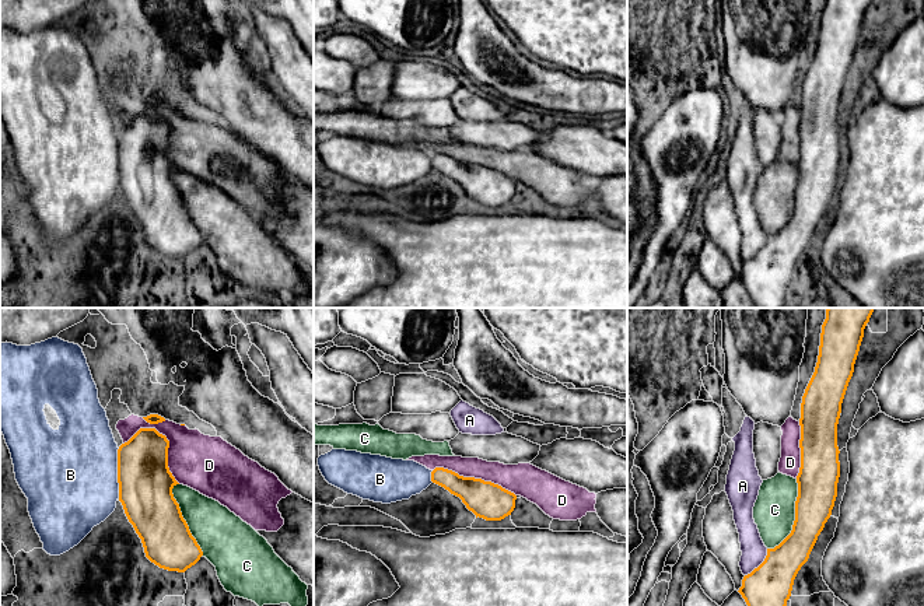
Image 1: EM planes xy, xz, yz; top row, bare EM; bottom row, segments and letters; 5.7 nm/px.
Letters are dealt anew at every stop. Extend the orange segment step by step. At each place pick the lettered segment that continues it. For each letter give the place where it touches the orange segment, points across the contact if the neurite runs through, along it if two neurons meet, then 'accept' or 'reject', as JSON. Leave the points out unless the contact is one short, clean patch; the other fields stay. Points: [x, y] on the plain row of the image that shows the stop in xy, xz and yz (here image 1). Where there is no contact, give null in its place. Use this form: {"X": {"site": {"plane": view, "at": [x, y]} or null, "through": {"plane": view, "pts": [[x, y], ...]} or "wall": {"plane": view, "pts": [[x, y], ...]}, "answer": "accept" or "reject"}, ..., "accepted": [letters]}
{"A": {"site": {"plane": "yz", "at": [760, 251]}, "answer": "reject"}, "B": {"site": {"plane": "xy", "at": [118, 160]}, "answer": "reject"}, "C": {"site": {"plane": "yz", "at": [795, 203]}, "answer": "reject"}, "D": {"site": {"plane": "xy", "at": [167, 126]}, "answer": "reject"}, "accepted": []}

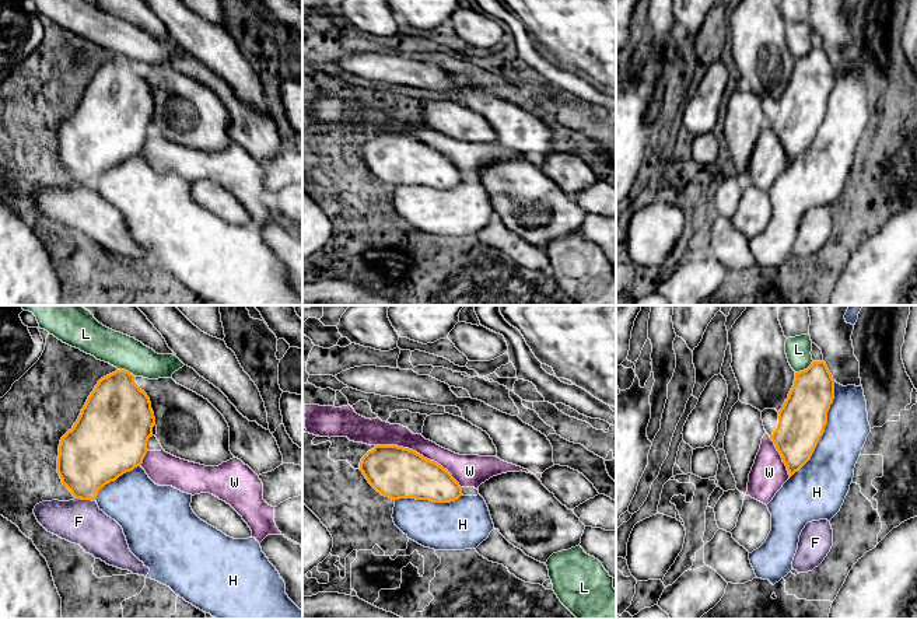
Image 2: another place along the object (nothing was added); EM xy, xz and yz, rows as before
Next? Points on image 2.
{"F": {"site": {"plane": "xy", "at": [86, 185]}, "answer": "reject"}, "H": {"site": {"plane": "yz", "at": [823, 116]}, "answer": "reject"}, "L": {"site": {"plane": "yz", "at": [804, 56]}, "answer": "reject"}, "W": {"site": {"plane": "xz", "at": [419, 140]}, "answer": "reject"}, "accepted": []}

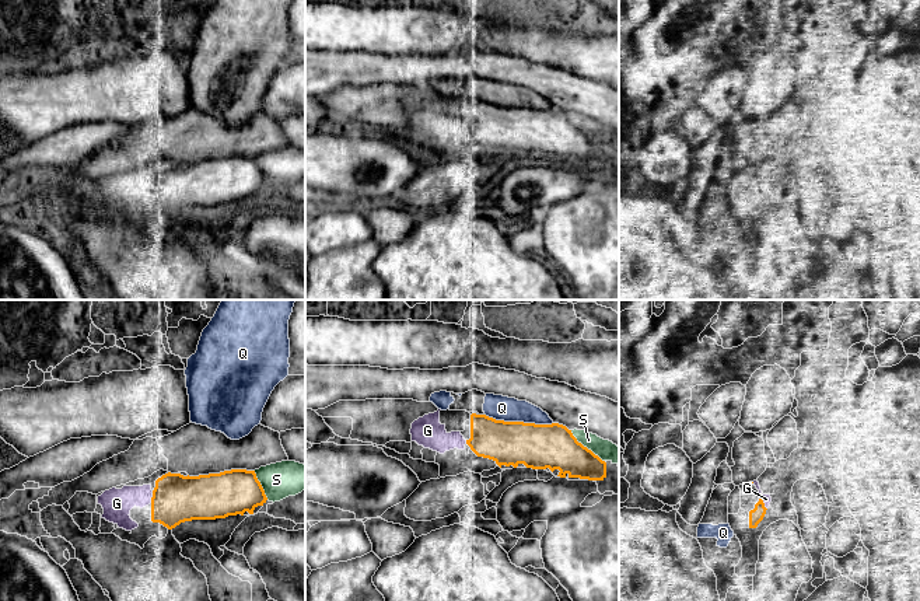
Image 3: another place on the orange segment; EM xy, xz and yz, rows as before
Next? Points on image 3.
{"G": {"site": {"plane": "xy", "at": [151, 184]}, "answer": "accept"}, "Q": {"site": {"plane": "xz", "at": [518, 108]}, "answer": "reject"}, "S": {"site": {"plane": "xz", "at": [586, 133]}, "answer": "reject"}, "accepted": ["G"]}

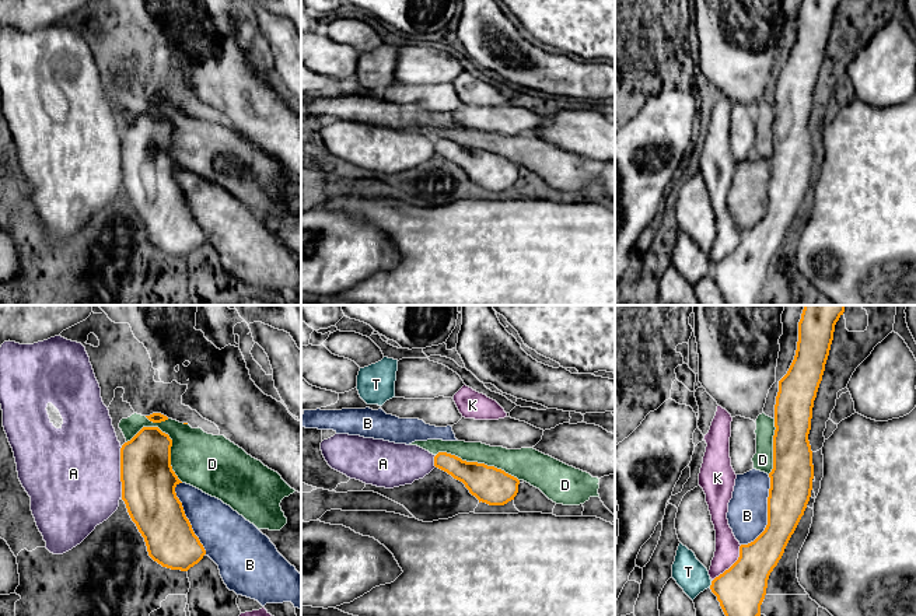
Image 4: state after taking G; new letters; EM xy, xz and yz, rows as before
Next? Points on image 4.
{"A": {"site": {"plane": "xy", "at": [121, 158]}, "answer": "reject"}, "B": {"site": {"plane": "yz", "at": [768, 200]}, "answer": "reject"}, "D": {"site": {"plane": "xy", "at": [170, 125]}, "answer": "reject"}, "K": {"site": {"plane": "yz", "at": [733, 251]}, "answer": "reject"}, "T": {"site": {"plane": "yz", "at": [712, 270]}, "wall": {"plane": "yz", "pts": [[712, 268], [709, 273]]}, "answer": "reject"}, "accepted": []}

